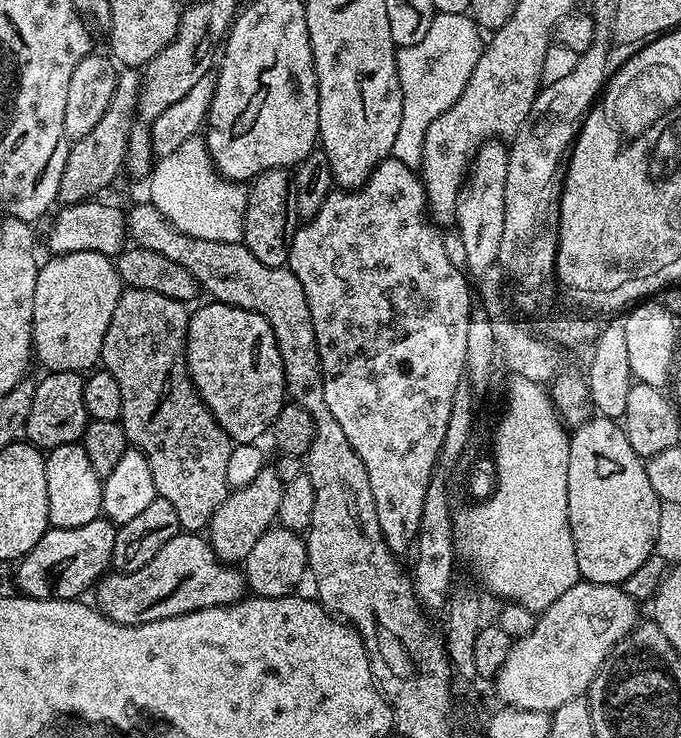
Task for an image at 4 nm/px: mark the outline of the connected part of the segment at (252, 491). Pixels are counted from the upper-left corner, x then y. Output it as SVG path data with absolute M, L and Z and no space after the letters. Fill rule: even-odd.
M266 466L250 486L229 491L228 497L214 510L212 520L206 529L206 539L216 551L216 557L225 562L242 562L254 542L266 534L268 528L277 523L278 502L282 502L284 481L280 479L277 469Z

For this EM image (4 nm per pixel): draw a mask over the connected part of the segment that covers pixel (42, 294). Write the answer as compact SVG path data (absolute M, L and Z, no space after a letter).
M71 252L48 259L52 260L39 265L34 286L34 356L48 372L84 374L100 364L102 338L106 338L114 306L118 306L122 281L113 257L97 252Z

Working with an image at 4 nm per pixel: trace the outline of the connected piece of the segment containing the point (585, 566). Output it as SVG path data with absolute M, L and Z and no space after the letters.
M599 414L593 415L592 419L571 433L568 445L568 517L580 579L595 584L623 585L624 580L630 578L630 574L634 574L634 570L638 570L638 566L642 566L642 562L655 553L662 501L658 494L654 494L654 486L650 486L645 461L630 446L630 438L626 438L623 427L617 421L607 420Z

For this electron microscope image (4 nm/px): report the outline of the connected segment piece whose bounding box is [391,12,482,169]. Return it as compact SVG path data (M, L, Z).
M438 12L433 16L430 30L426 30L426 38L422 38L422 42L414 42L414 46L397 51L398 82L402 86L402 122L398 126L398 138L394 138L391 159L419 169L430 122L446 114L446 110L458 102L462 90L466 90L466 82L470 82L470 74L474 74L474 66L478 66L482 51L480 36L482 29L471 15Z

